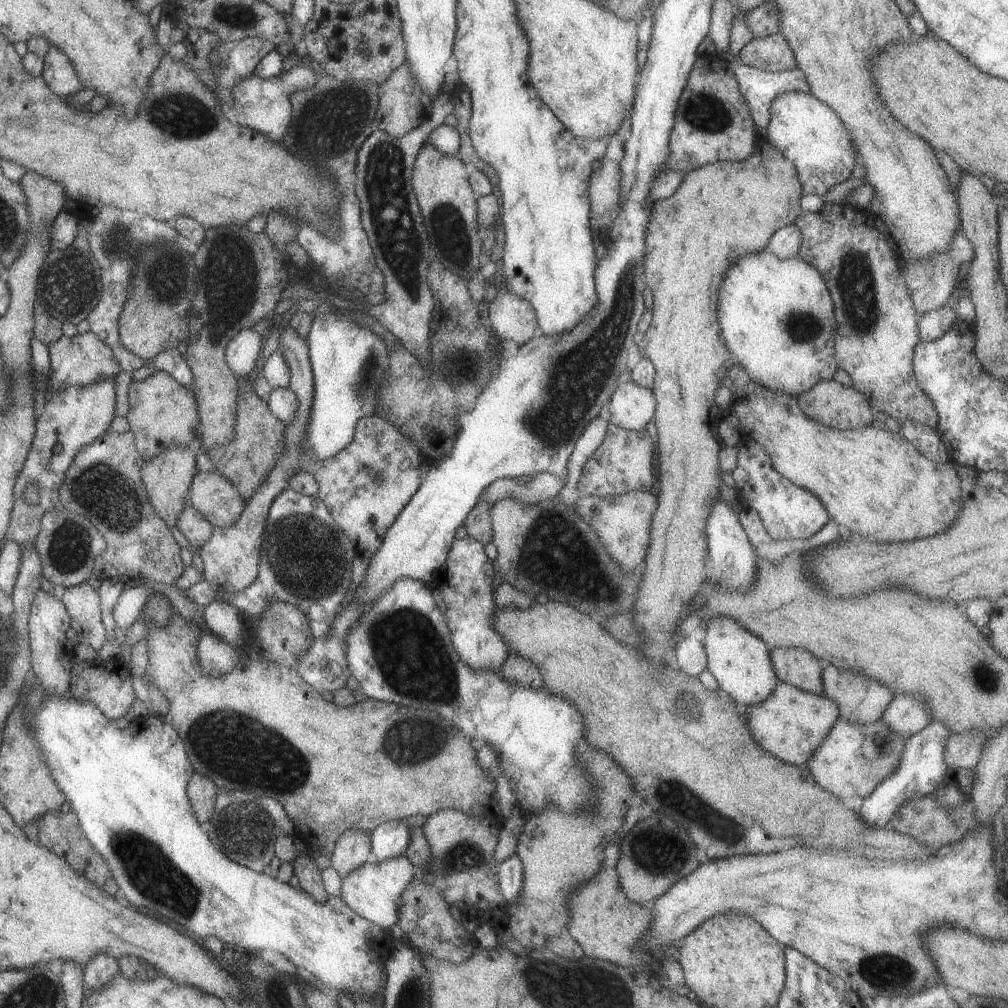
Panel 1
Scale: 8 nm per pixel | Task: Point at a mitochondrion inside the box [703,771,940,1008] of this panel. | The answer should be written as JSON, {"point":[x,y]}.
{"point":[883,972]}

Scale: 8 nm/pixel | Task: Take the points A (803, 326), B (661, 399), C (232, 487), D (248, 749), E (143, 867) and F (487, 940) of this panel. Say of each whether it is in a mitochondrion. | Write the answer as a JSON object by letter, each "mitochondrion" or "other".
{"A":"mitochondrion","B":"other","C":"other","D":"mitochondrion","E":"mitochondrion","F":"other"}

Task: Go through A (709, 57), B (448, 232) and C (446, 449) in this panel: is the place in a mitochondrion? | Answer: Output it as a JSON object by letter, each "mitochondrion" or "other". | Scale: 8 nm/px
{"A":"other","B":"mitochondrion","C":"other"}

